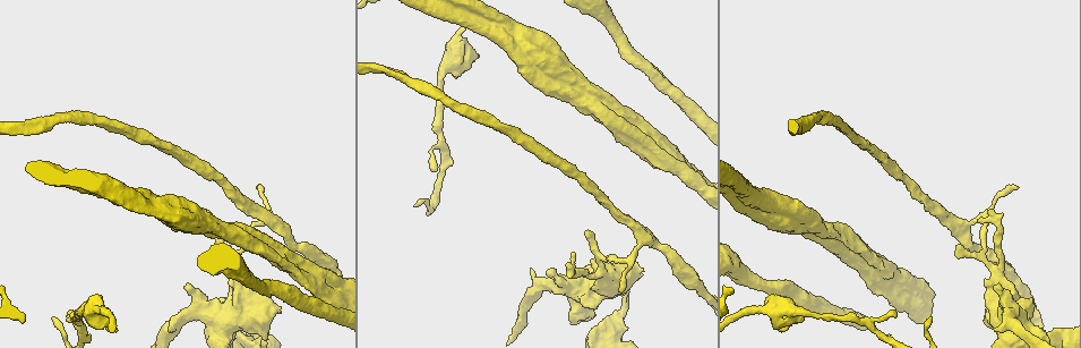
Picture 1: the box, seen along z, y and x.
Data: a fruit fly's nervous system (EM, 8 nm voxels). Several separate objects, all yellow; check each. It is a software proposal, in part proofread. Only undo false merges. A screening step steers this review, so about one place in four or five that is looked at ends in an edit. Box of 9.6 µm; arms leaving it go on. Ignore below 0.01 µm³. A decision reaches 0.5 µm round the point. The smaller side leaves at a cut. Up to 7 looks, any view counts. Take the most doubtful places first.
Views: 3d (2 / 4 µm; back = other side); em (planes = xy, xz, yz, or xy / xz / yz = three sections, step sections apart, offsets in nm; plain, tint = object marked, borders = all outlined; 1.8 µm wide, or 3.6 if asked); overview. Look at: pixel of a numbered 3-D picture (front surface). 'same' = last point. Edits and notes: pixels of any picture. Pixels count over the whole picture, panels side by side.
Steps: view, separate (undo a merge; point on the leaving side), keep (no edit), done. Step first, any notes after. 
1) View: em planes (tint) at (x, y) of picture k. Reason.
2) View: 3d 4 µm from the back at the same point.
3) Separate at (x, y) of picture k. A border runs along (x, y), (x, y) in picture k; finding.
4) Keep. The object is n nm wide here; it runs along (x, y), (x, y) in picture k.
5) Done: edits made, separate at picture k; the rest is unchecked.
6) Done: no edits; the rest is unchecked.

View: em 3.6 µm xz step 16 (plain) at (586, 287) of picture 1. Thick turns thin.

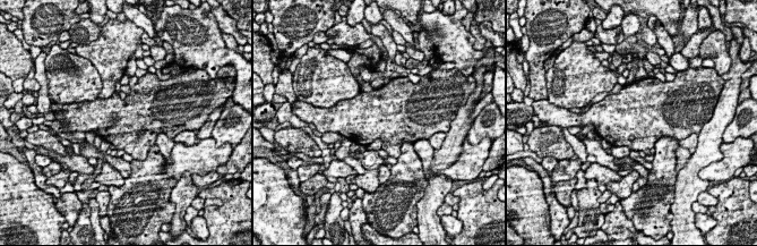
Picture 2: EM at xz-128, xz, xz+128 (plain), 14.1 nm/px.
View: em 3.6 µm xz step 16 (tint) at the same point. Where the object lies.

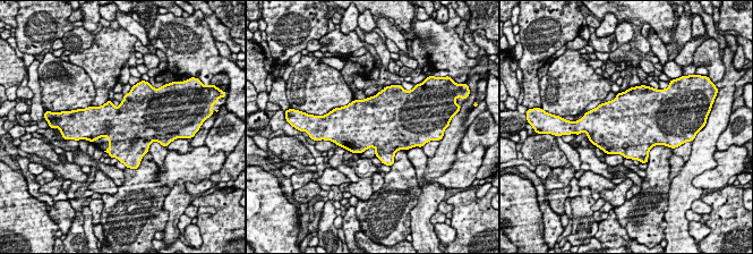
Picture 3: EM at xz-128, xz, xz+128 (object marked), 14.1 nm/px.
Keep. All the same cell.

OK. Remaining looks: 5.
View: em xz step 8 (tint) at (789, 307) of picture 1. Three-way junction.

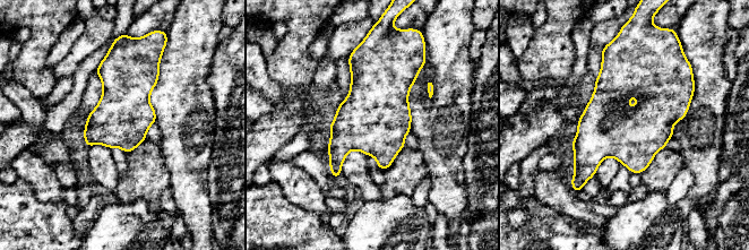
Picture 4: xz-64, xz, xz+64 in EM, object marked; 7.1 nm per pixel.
View: em planes (tint) at the same point.

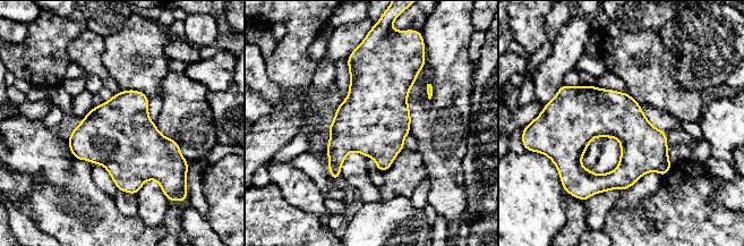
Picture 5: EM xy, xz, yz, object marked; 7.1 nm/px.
Keep. One cell here.

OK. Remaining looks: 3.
View: 3d 2 µm at (998, 221) of picture 1. Abrupt turn.

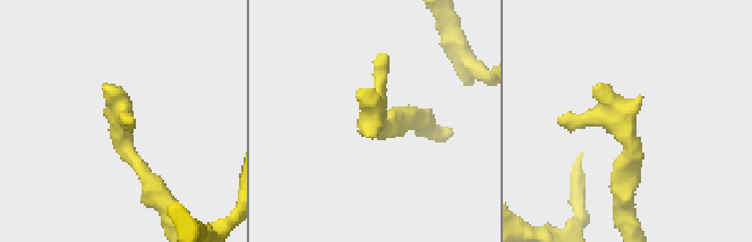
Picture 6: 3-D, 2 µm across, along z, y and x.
View: em yz step 8 (tint) at (375, 118) of picture 6. Need the tissue.

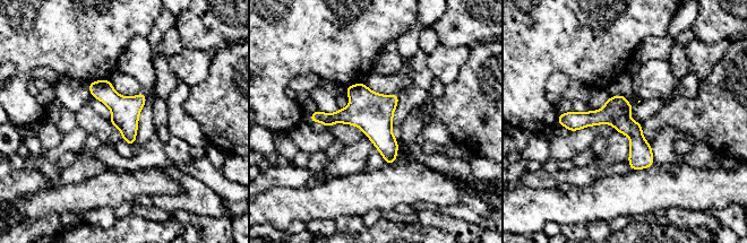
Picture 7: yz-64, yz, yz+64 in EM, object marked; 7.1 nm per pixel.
Keep. One cell here.

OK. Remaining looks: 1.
Done: no edits; the rest is unchecked.

